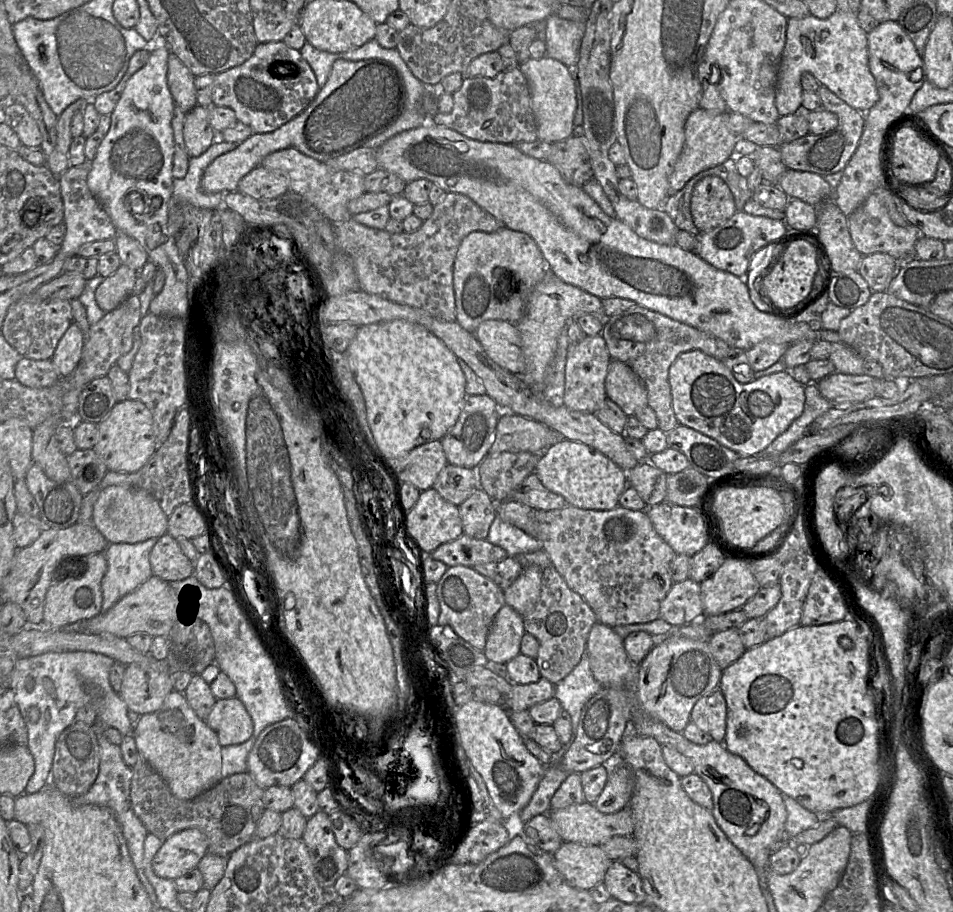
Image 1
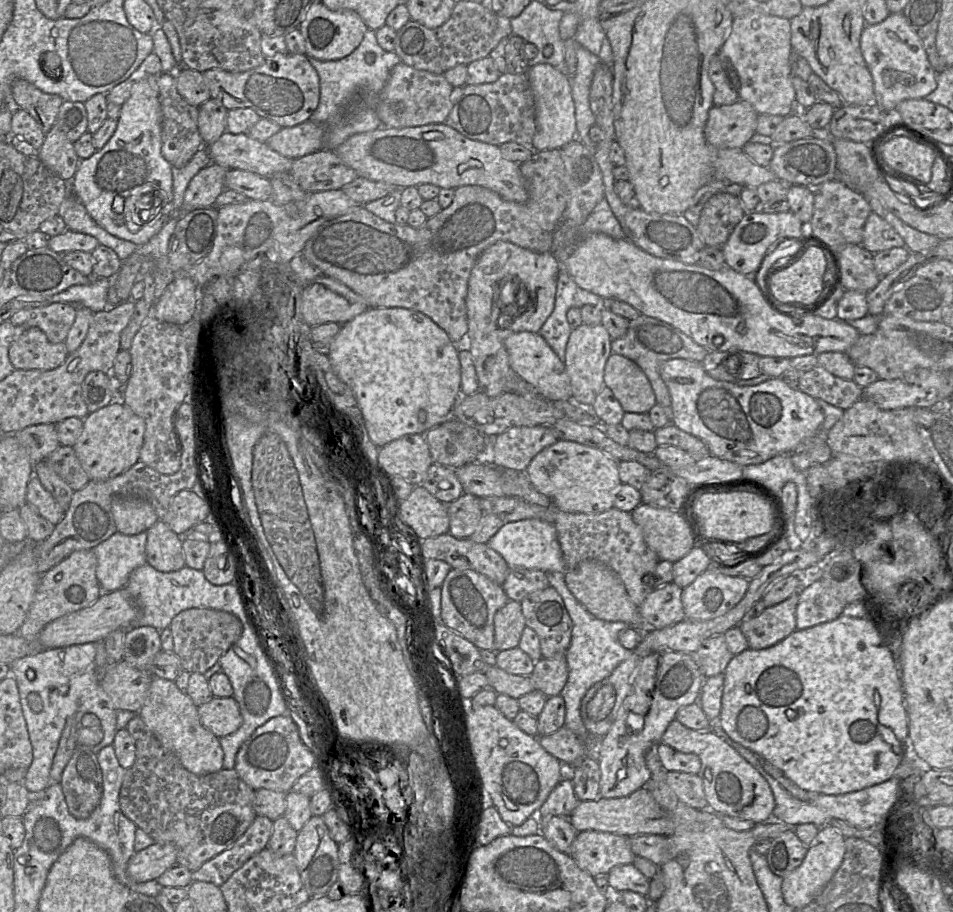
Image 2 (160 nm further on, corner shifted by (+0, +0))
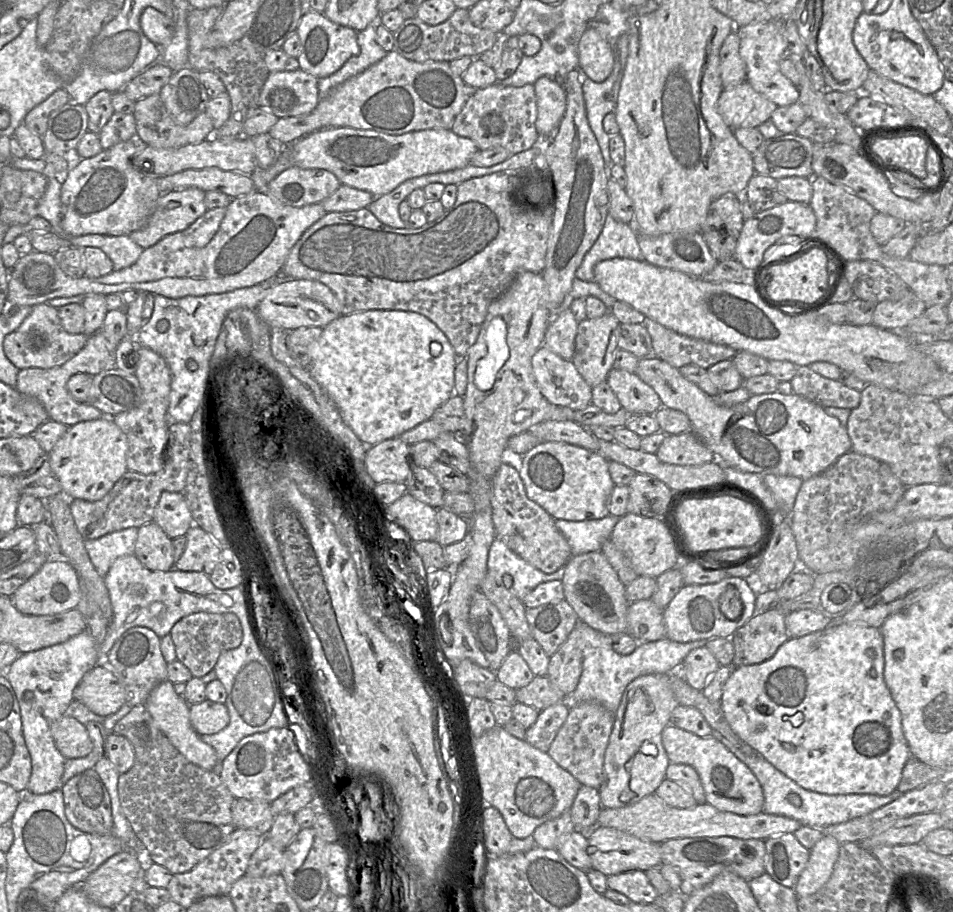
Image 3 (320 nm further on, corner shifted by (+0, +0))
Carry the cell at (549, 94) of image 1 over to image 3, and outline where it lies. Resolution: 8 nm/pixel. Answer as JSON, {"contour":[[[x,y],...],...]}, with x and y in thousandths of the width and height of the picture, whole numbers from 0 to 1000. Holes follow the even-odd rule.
{"contour":[[[569,83],[560,91],[563,111],[563,132],[561,138],[569,151],[577,151],[580,148],[593,125],[594,101],[588,88],[590,89],[590,87]]]}

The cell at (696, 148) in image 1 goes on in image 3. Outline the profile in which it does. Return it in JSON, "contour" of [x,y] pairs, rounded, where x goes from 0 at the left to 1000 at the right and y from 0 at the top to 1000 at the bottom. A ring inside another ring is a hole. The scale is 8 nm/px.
{"contour":[[[784,89],[768,96],[760,98],[753,110],[753,123],[768,143],[773,140],[794,140],[800,135],[808,132],[815,117],[813,113],[792,100]]]}

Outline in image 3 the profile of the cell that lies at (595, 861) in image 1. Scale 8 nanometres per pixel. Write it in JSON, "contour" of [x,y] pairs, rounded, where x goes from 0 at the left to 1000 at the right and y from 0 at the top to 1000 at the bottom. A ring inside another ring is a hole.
{"contour":[[[626,905],[616,912],[616,921],[616,935],[620,942],[621,953],[636,961],[664,954],[678,956],[695,947],[692,925],[673,921],[644,908]]]}

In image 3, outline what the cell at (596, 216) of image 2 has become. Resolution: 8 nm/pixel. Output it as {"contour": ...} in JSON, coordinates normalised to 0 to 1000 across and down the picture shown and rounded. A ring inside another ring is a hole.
{"contour":[[[638,235],[629,260],[607,293],[604,304],[611,308],[623,308],[625,289],[642,283],[677,285],[665,246],[654,245]]]}

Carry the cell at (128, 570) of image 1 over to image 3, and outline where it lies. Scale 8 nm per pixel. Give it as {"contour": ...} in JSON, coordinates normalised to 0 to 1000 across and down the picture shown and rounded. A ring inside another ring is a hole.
{"contour":[[[136,578],[103,591],[88,592],[94,614],[105,632],[112,630],[123,612],[141,609],[145,581],[144,578]]]}

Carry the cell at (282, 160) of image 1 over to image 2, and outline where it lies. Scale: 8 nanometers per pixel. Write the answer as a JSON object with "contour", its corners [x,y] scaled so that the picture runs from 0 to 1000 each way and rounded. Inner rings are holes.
{"contour":[[[236,144],[225,157],[216,159],[222,179],[237,185],[265,189],[283,196],[291,190],[304,190],[307,175],[285,164],[279,156],[268,154],[259,146]]]}

